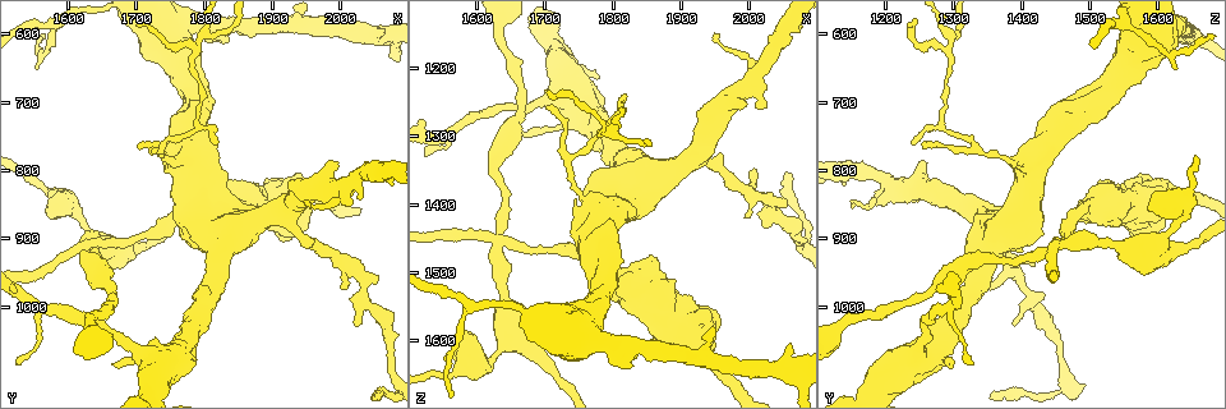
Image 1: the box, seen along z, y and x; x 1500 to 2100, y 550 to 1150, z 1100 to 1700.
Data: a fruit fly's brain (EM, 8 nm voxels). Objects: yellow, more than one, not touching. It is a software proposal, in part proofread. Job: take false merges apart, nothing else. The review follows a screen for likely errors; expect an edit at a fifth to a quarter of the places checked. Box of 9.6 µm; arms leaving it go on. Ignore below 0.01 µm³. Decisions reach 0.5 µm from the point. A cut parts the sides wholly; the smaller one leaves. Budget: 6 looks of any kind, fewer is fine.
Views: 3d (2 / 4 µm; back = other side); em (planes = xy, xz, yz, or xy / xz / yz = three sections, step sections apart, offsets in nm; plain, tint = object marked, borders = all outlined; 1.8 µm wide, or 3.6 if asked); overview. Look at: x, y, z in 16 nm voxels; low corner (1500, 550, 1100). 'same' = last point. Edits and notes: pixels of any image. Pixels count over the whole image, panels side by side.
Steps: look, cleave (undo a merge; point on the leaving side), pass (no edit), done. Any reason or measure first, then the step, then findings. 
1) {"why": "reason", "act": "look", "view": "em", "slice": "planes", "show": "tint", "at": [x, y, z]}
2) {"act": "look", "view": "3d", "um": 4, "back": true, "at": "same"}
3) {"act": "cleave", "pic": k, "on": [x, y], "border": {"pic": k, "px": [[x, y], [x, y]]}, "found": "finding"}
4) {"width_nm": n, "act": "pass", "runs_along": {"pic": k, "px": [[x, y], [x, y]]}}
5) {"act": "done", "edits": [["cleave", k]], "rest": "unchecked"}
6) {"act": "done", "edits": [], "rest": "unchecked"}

{"why": "sudden change in width", "act": "look", "view": "3d", "um": 4, "at": [1590, 850, 1615]}

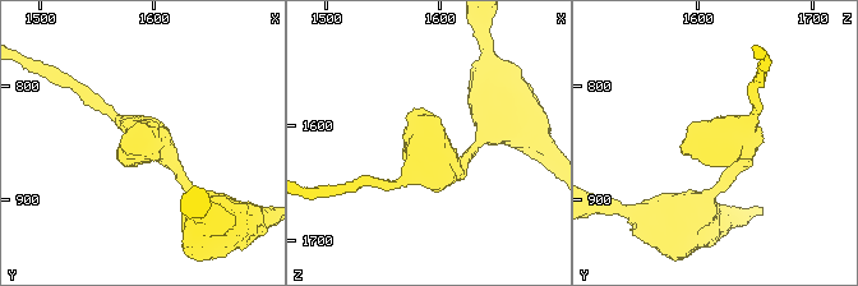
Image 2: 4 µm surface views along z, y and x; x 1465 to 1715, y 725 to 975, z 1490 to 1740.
{"act": "look", "view": "em", "um": 3.6, "slice": "xz", "step": 4, "show": "tint", "at": [1590, 850, 1614]}

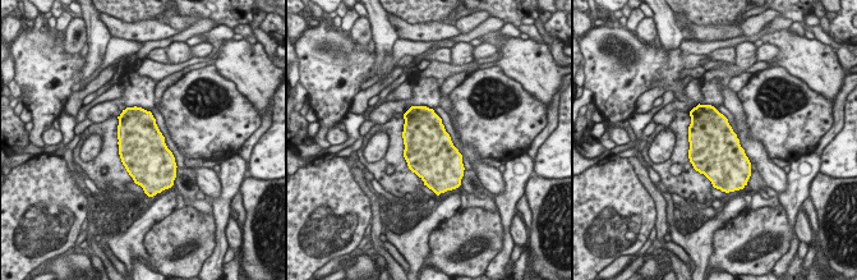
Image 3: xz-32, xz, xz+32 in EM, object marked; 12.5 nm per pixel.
{"act": "look", "view": "em", "um": 3.6, "slice": "planes", "show": "borders", "at": "same"}

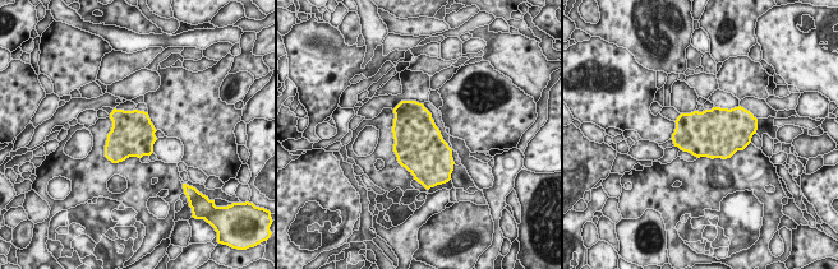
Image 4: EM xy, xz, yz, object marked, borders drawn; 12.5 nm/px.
{"act": "pass", "found": "one neuron here"}

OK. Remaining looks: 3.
{"why": "sharp bend", "act": "look", "view": "em", "slice": "planes", "show": "tint", "at": [1785, 635, 1295]}

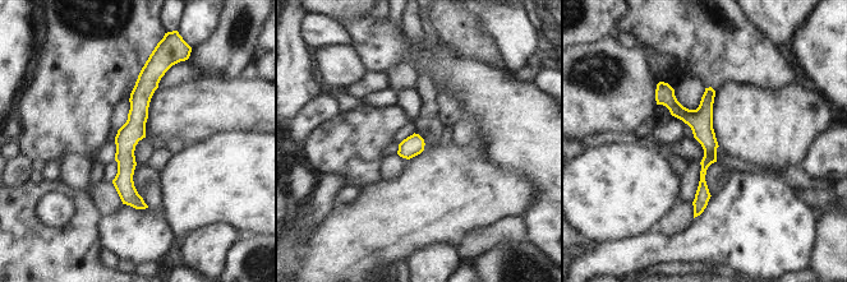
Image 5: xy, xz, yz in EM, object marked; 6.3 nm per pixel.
{"width_nm": 130, "act": "pass", "runs_along": {"pic": 5, "px": [[147, 66], [125, 140], [138, 206]]}, "found": "one neuron here"}

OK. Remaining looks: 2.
{"why": "branch point", "act": "look", "view": "3d", "um": 4, "back": true, "at": [1735, 765, 1335]}

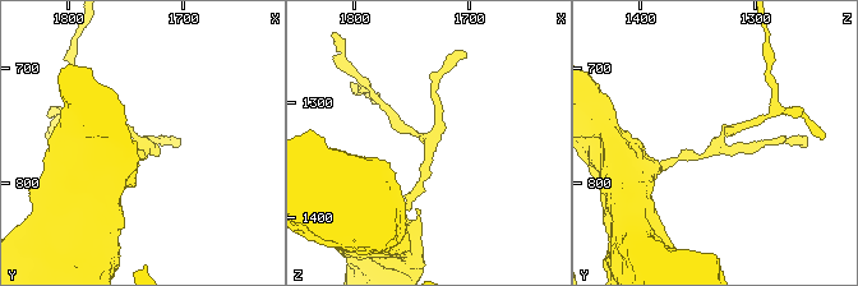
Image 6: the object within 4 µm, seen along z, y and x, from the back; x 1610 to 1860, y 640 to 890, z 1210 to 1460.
{"arms": 3, "why": "now the EM", "act": "look", "view": "em", "slice": "yz", "step": 4, "show": "tint", "at": [1736, 762, 1334]}

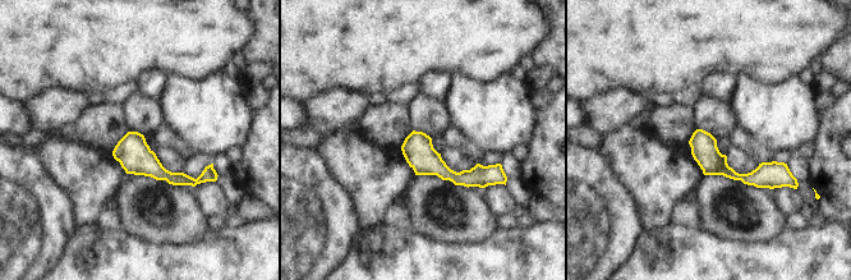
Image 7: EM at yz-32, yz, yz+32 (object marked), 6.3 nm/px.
{"act": "pass", "found": "continuous, no second neuron"}

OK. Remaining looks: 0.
{"act": "done", "edits": [], "rest": "unchecked"}

